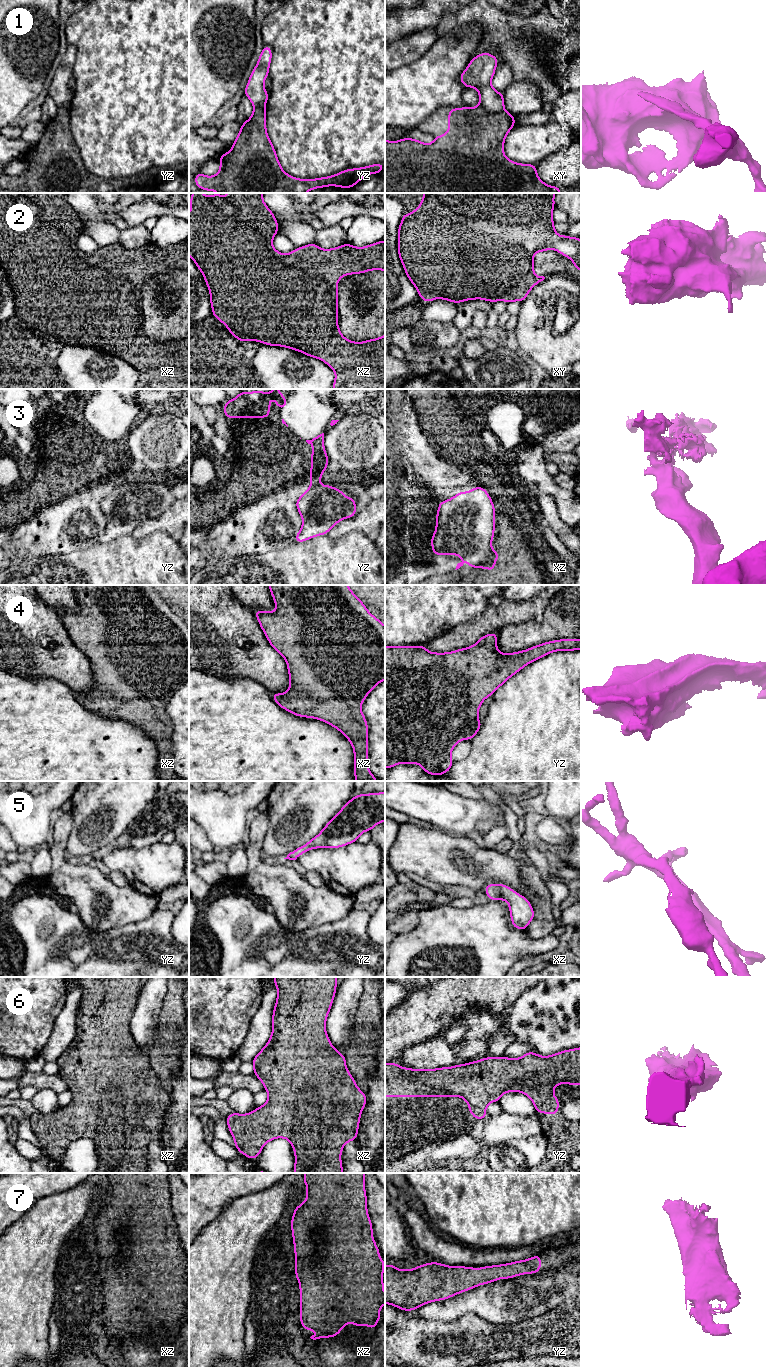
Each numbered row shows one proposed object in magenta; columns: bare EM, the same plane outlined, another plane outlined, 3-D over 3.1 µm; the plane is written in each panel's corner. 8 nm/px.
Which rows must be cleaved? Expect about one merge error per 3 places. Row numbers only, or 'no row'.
1, 5

